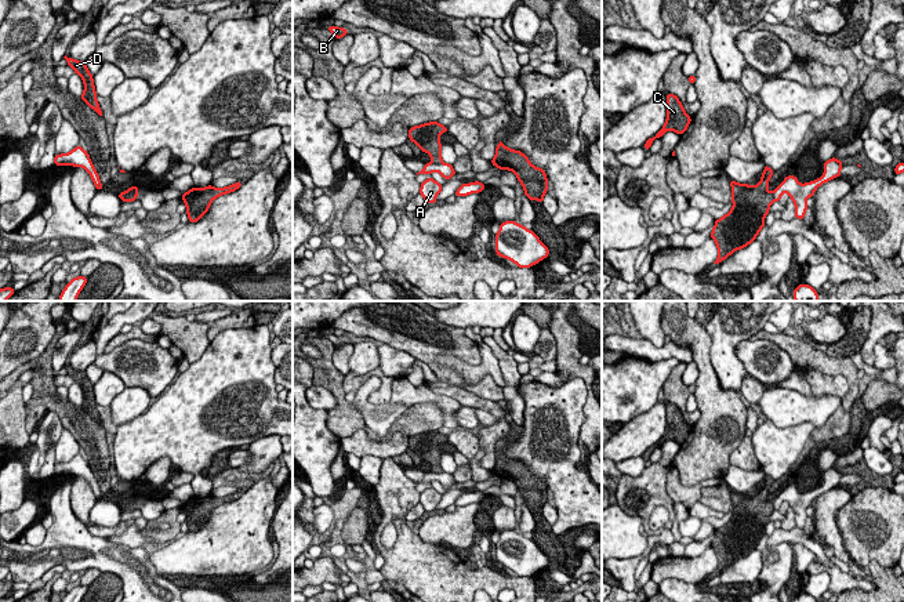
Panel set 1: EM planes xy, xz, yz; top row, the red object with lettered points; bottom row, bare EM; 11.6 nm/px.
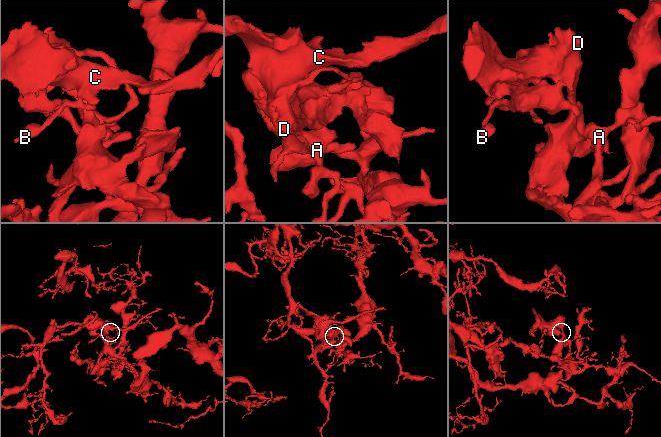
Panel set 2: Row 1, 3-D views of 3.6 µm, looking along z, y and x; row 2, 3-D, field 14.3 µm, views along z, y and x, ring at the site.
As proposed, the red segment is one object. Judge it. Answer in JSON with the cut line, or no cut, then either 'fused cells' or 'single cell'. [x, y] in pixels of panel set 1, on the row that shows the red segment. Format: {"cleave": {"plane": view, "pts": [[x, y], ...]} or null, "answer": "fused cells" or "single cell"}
{"cleave": {"plane": "xz", "pts": [[432, 162], [442, 163]]}, "answer": "fused cells"}

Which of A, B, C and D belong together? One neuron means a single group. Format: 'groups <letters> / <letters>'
groups A B / C D

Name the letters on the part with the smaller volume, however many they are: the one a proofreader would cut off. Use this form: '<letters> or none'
C, D

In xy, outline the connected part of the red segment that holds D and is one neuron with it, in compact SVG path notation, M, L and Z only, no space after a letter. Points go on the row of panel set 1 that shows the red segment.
M63 57L68 62L68 66L70 66L75 73L77 73L84 83L84 91L81 94L81 99L94 109L99 116L102 116L102 110L99 108L99 104L97 101L97 93L94 87L94 79L92 75L88 72L86 62L76 61L73 58Z

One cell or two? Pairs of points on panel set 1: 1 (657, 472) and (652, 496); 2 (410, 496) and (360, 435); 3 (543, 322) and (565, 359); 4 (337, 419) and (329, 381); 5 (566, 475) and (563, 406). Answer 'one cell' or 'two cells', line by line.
1: one cell
2: two cells
3: two cells
4: one cell
5: one cell

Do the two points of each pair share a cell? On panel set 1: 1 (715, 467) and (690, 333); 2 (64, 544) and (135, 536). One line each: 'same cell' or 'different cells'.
1: same cell
2: different cells

